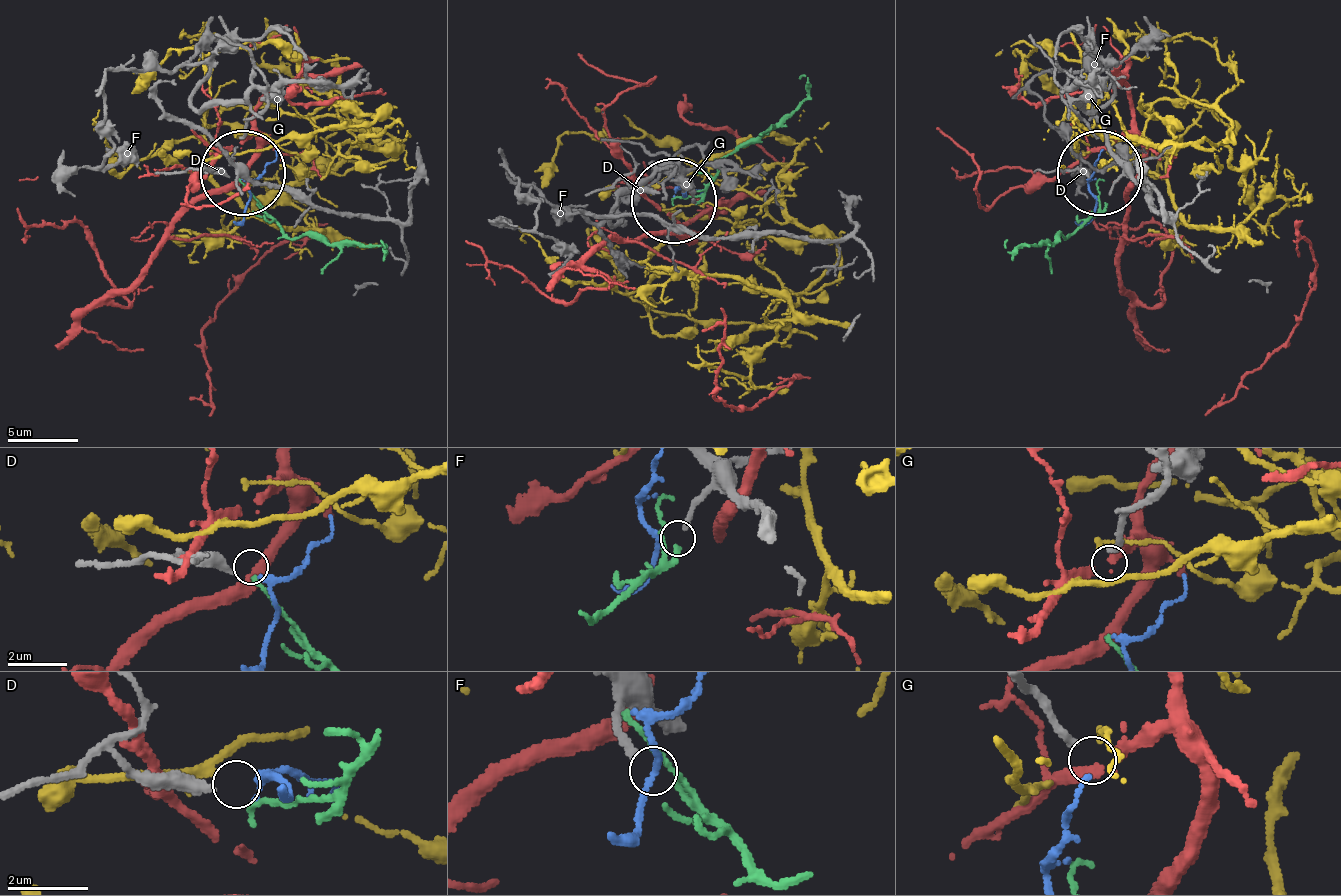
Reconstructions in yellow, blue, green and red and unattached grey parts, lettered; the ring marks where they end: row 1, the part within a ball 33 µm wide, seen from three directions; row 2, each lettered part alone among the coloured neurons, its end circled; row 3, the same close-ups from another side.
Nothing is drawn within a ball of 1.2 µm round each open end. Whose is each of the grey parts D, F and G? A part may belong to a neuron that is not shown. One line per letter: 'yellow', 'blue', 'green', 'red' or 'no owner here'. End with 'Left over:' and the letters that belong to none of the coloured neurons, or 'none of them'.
D: blue
F: green
G: no owner here
Left over: G

